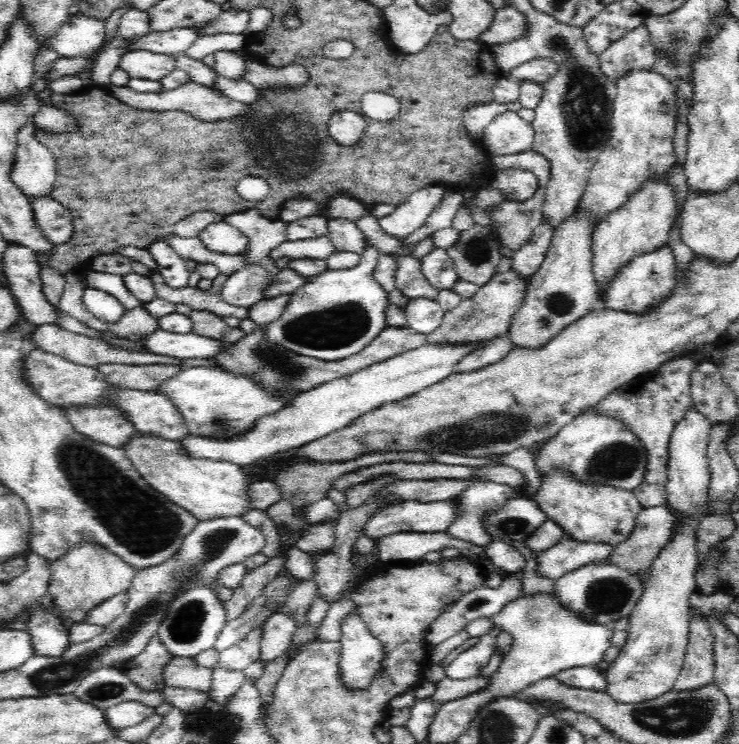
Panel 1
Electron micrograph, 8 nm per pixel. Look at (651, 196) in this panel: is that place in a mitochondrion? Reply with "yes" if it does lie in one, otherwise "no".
no

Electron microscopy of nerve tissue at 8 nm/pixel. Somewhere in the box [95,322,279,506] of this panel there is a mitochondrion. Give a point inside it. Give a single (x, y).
(223, 423)

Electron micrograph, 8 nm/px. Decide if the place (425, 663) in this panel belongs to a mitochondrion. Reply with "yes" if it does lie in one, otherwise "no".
no

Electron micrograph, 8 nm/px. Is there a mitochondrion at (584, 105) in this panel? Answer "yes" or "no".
yes

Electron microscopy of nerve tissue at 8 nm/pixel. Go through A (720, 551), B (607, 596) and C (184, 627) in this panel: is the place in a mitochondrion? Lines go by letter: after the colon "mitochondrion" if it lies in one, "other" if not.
A: other
B: mitochondrion
C: mitochondrion

